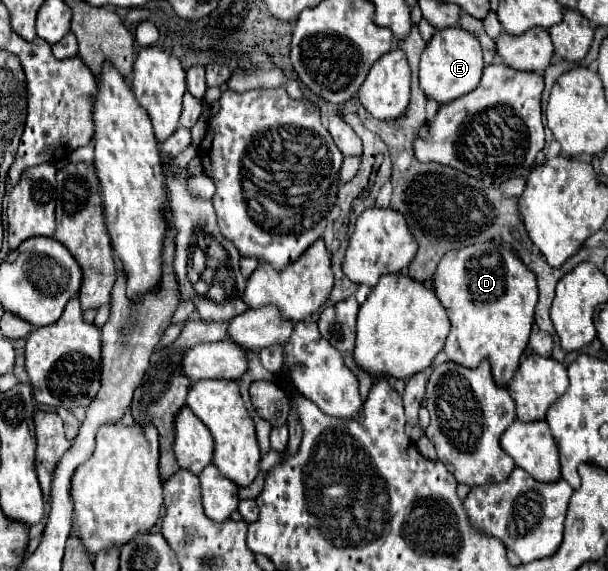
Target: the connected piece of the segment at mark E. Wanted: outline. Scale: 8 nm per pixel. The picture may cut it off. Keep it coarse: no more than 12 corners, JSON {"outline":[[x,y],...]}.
{"outline":[[458,26],[436,30],[420,88],[446,104],[480,84],[482,48]]}

